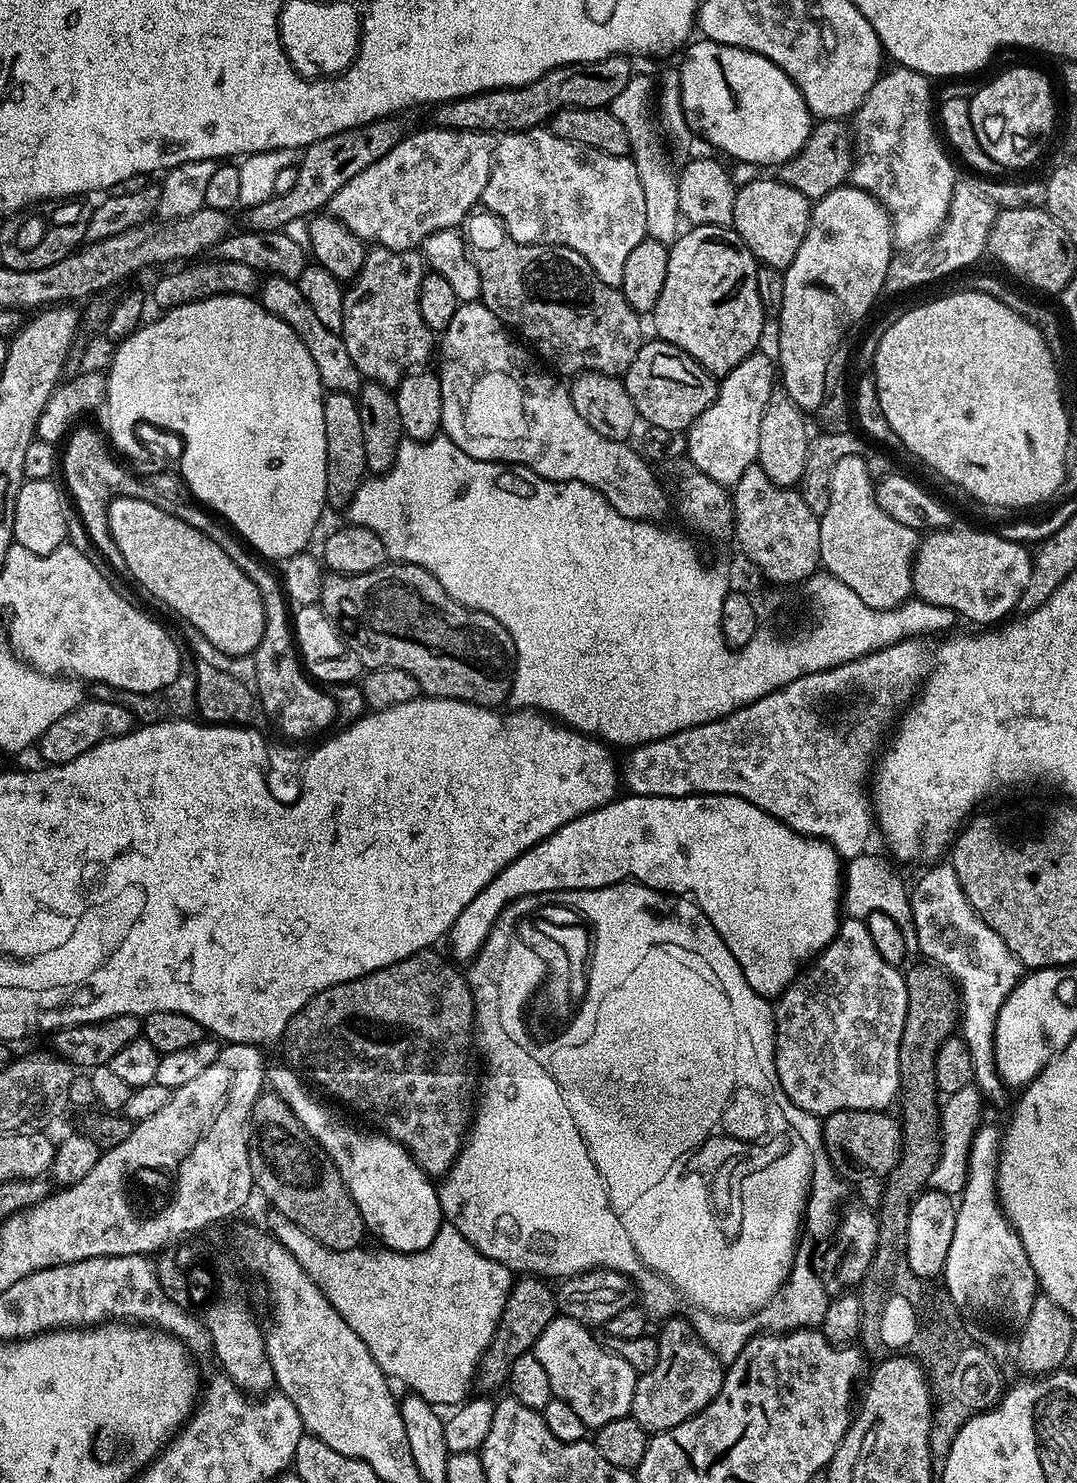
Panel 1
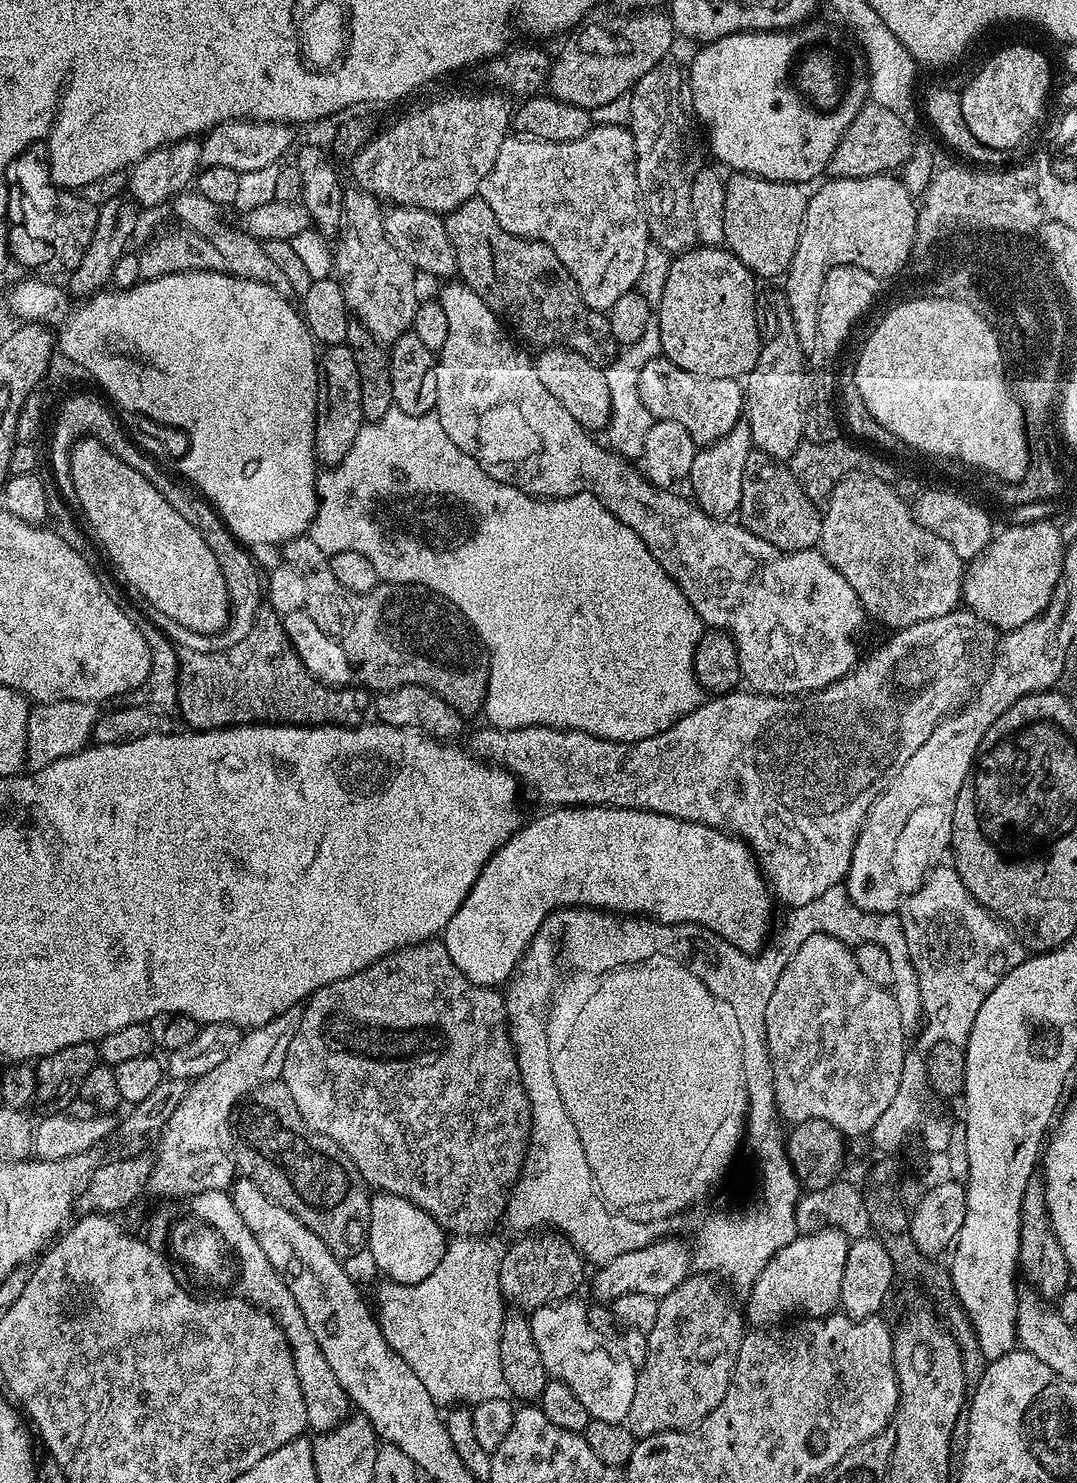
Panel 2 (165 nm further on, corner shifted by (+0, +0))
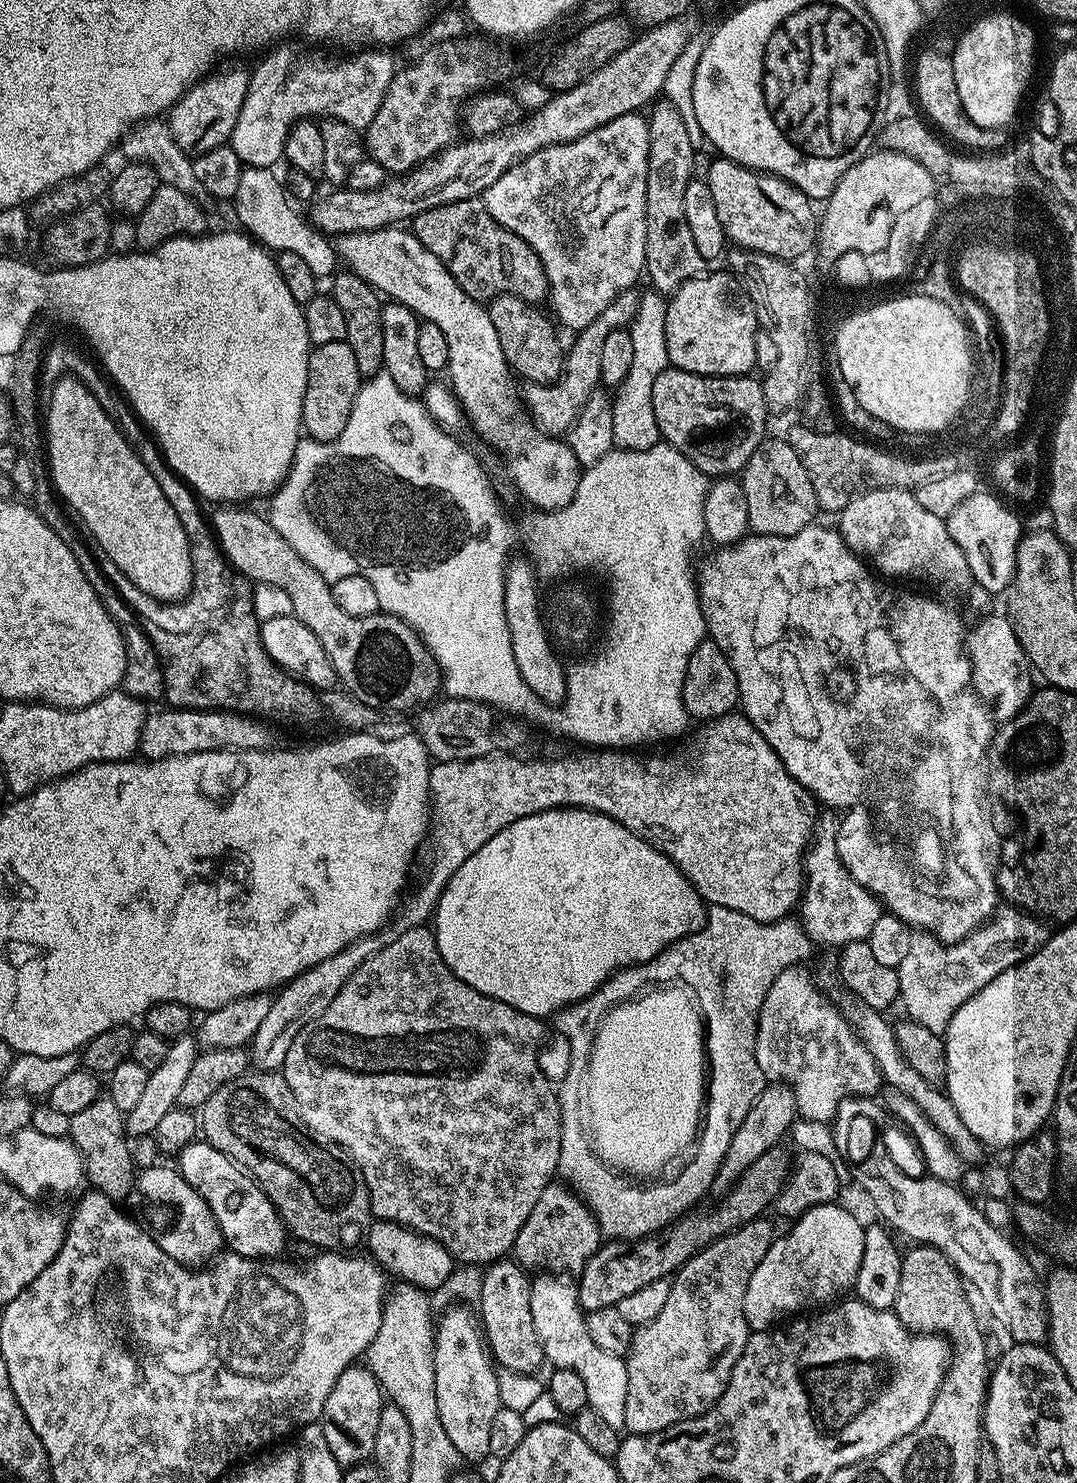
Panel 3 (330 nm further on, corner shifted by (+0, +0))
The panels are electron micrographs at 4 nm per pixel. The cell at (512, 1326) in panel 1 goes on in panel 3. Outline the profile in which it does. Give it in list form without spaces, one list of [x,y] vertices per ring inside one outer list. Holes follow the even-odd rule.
[[[553,1182],[542,1190],[534,1210],[530,1210],[530,1218],[522,1222],[522,1230],[518,1230],[511,1255],[525,1270],[540,1268],[536,1270],[547,1270],[552,1274],[579,1274],[600,1249],[601,1243],[600,1227],[588,1205],[569,1185]]]

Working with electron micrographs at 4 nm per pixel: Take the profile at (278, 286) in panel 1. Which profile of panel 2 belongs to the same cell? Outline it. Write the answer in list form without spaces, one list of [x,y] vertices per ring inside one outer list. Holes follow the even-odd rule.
[[[185,190],[180,195],[172,197],[171,208],[183,227],[206,238],[206,242],[212,243],[222,253],[225,272],[243,280],[257,280],[263,284],[269,284],[274,290],[285,294],[292,292],[290,282],[286,282],[286,274],[282,274],[282,266],[278,266],[278,262],[274,262],[274,258],[266,254],[261,241],[243,232],[235,223],[223,224],[220,221],[221,205],[210,202],[210,198],[202,198],[202,194],[198,191]]]

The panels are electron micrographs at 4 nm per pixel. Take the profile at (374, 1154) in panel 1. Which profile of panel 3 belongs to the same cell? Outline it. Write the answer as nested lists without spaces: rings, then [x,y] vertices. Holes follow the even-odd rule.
[[[376,1220],[366,1233],[366,1245],[371,1259],[375,1260],[389,1277],[405,1284],[413,1284],[425,1290],[435,1290],[443,1286],[452,1276],[454,1261],[452,1255],[437,1240],[429,1236],[420,1236],[400,1224],[391,1224],[389,1220]]]

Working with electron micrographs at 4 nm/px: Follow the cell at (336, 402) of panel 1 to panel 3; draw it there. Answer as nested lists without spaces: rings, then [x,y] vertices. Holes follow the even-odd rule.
[[[347,340],[326,342],[326,346],[315,346],[308,354],[306,374],[306,394],[302,398],[302,418],[300,419],[307,439],[330,442],[346,430],[350,410],[358,398],[362,377],[354,350],[350,350]]]

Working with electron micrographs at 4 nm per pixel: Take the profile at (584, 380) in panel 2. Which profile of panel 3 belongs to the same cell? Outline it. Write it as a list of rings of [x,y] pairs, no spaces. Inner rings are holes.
[[[496,296],[487,309],[490,322],[494,322],[498,342],[502,344],[502,354],[506,354],[509,368],[521,381],[550,385],[559,379],[566,352],[562,346],[560,349],[560,340],[556,337],[557,325],[547,315],[544,317],[537,305],[528,304],[517,296]]]

